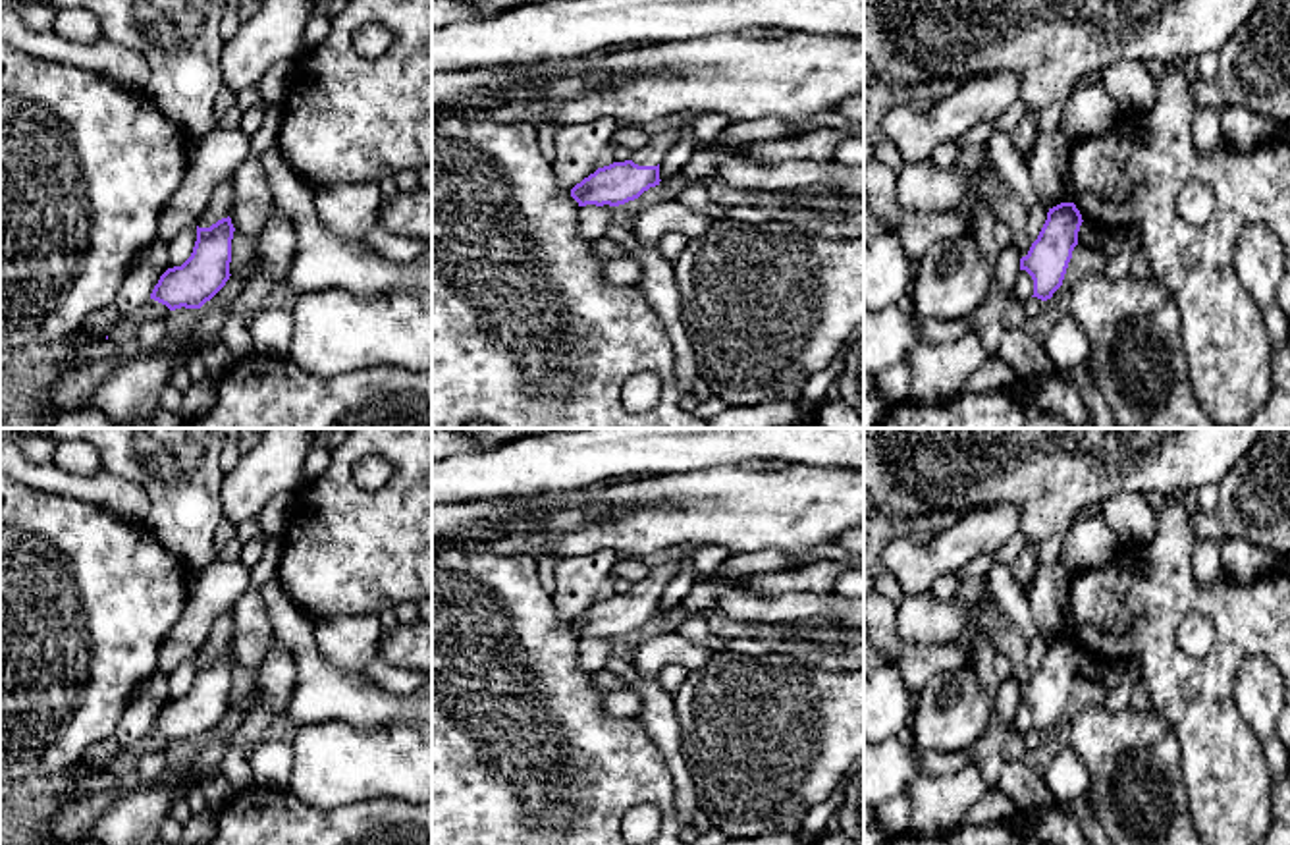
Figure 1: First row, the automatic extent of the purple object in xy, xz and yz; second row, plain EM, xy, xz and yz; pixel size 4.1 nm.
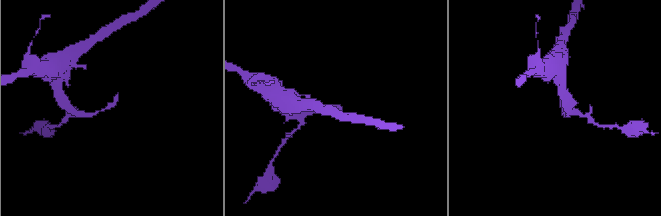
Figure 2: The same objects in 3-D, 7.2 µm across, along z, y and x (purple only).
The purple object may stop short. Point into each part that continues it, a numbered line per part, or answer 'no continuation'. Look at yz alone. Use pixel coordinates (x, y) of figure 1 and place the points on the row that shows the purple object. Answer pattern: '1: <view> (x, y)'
1: yz (1022, 290)

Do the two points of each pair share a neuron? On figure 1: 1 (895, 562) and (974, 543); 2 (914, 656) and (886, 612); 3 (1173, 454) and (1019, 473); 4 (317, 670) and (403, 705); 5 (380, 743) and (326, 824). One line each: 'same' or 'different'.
1: same
2: same
3: same
4: same
5: different

